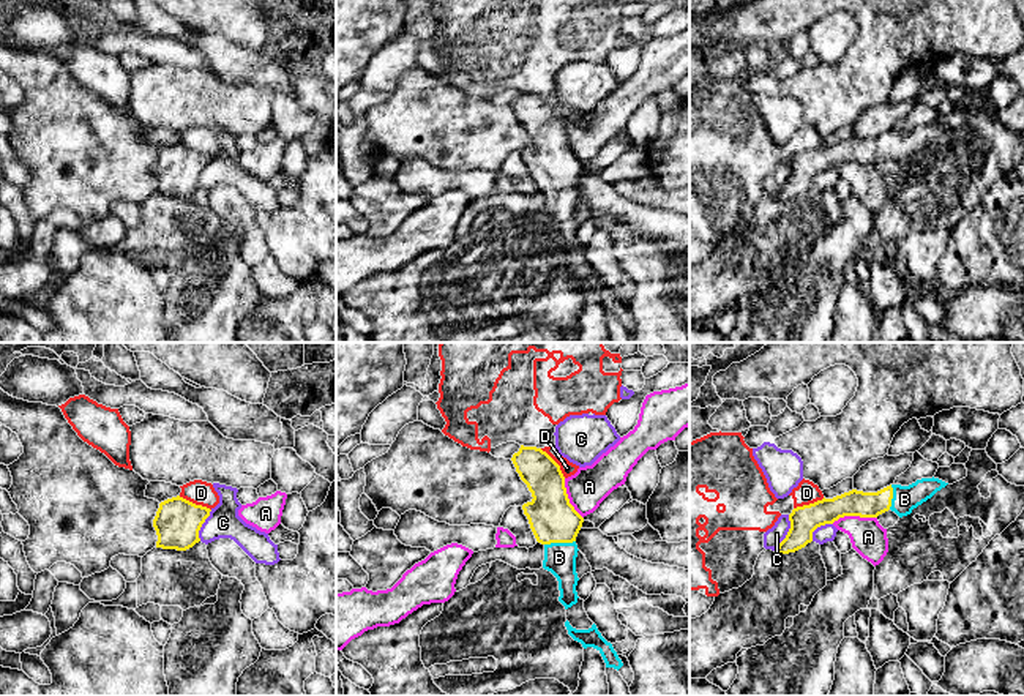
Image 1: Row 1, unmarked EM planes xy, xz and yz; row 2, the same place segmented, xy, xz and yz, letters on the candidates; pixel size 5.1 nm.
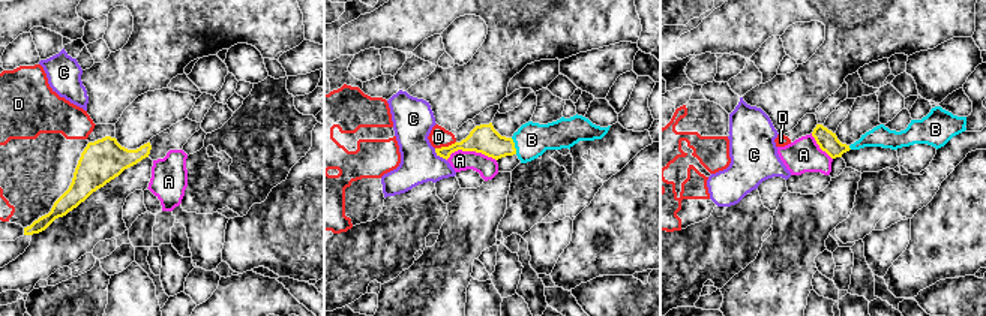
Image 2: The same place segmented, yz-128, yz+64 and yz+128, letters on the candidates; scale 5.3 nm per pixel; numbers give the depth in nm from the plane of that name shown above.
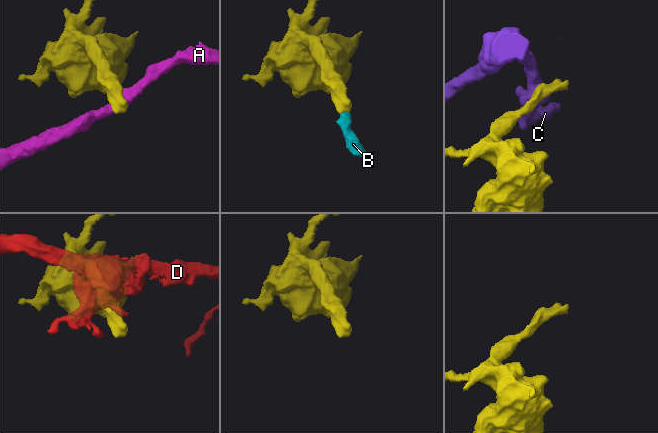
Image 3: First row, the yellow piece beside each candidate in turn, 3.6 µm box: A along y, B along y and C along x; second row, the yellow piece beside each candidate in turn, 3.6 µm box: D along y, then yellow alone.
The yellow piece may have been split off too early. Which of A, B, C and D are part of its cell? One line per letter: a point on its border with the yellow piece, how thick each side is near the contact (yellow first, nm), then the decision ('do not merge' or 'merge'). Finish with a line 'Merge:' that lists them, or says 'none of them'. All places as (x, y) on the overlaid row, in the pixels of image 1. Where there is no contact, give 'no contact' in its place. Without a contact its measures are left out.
A: contact yz (854, 515); calibres 150 and 180 nm; do not merge
B: contact xz (559, 542); calibres 240 and 160 nm; merge
C: contact yz (788, 532); calibres 150 and 90 nm; do not merge
D: contact xy (194, 504); calibres 240 and 130 nm; do not merge
Merge: B

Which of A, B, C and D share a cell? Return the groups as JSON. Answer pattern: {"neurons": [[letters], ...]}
{"neurons": [["A"], ["B"], ["C"], ["D"]]}

